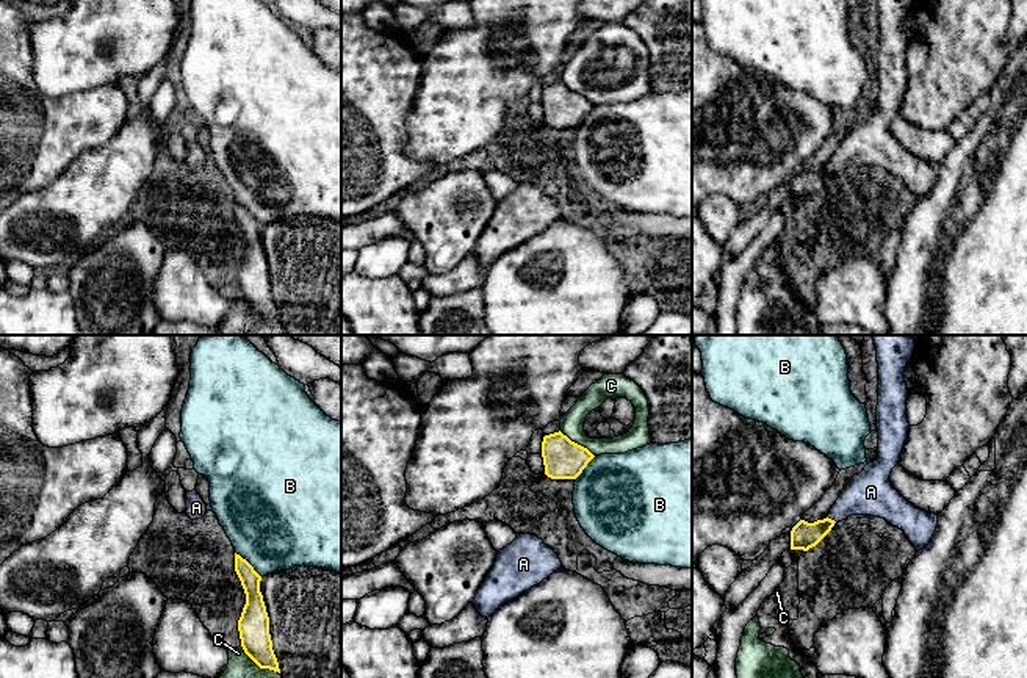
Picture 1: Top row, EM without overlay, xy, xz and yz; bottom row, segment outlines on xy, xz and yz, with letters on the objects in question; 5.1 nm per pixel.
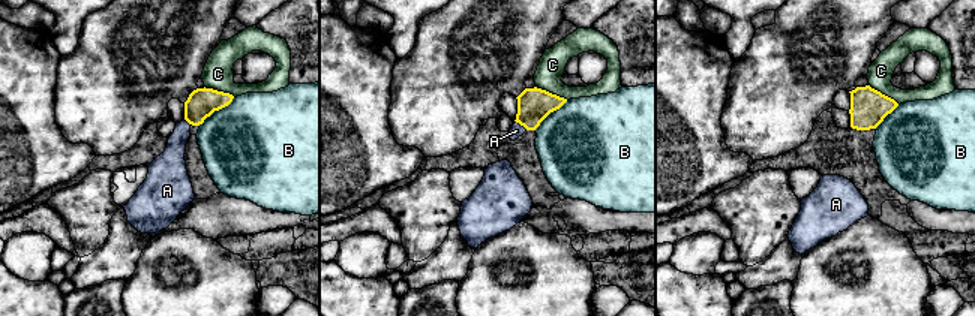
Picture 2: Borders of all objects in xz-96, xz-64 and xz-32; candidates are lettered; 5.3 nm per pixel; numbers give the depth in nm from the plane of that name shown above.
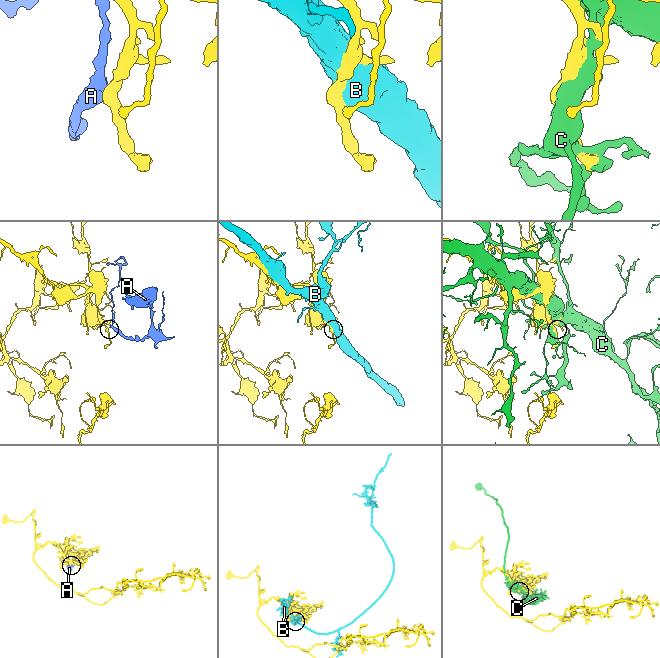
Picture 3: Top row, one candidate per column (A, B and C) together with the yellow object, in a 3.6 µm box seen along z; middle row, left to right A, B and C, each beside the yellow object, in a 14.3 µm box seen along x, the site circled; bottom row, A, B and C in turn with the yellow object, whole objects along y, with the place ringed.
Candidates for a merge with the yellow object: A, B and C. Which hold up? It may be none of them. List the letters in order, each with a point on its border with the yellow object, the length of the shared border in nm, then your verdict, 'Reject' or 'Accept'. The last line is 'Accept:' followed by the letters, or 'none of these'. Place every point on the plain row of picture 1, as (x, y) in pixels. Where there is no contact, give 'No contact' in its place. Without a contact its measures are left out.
A: Touches yellow at yz (830, 168). Shared border 60 nm. Accept
B: Touches yellow at xy (249, 213). Shared border 190 nm. Reject
C: Touches yellow at xz (576, 93). Shared border 220 nm. Reject
Accept: A

